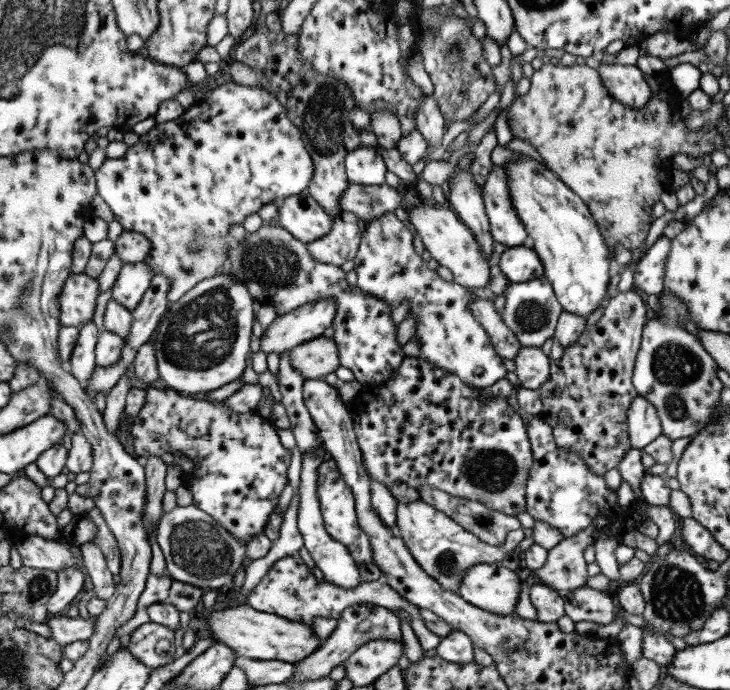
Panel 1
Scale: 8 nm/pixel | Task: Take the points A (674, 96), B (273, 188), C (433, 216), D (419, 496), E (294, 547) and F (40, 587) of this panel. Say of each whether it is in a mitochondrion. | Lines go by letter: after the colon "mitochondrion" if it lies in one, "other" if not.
A: other
B: other
C: other
D: other
E: other
F: mitochondrion

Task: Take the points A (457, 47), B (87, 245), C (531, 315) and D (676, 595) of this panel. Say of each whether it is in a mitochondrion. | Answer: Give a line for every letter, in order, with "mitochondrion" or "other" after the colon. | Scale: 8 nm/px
A: mitochondrion
B: other
C: mitochondrion
D: mitochondrion

